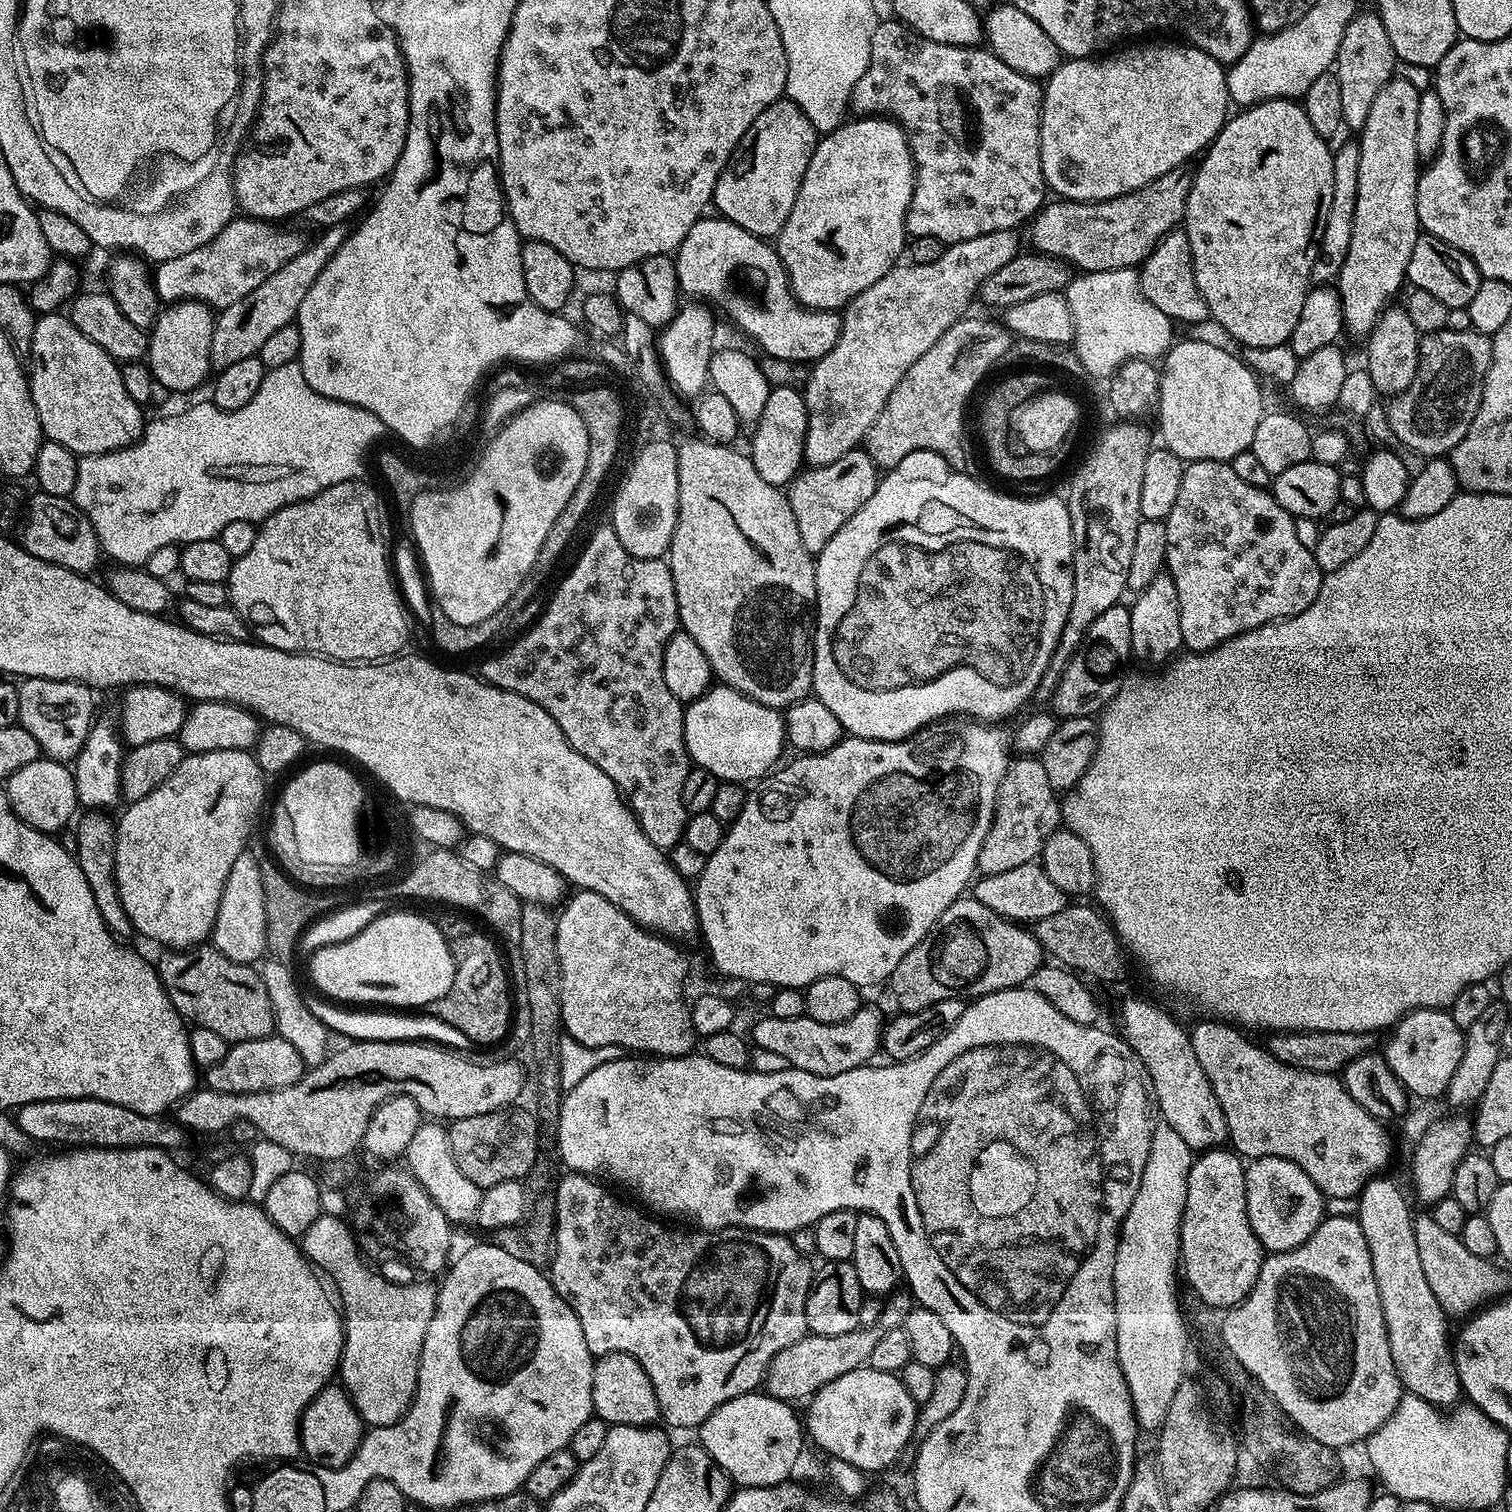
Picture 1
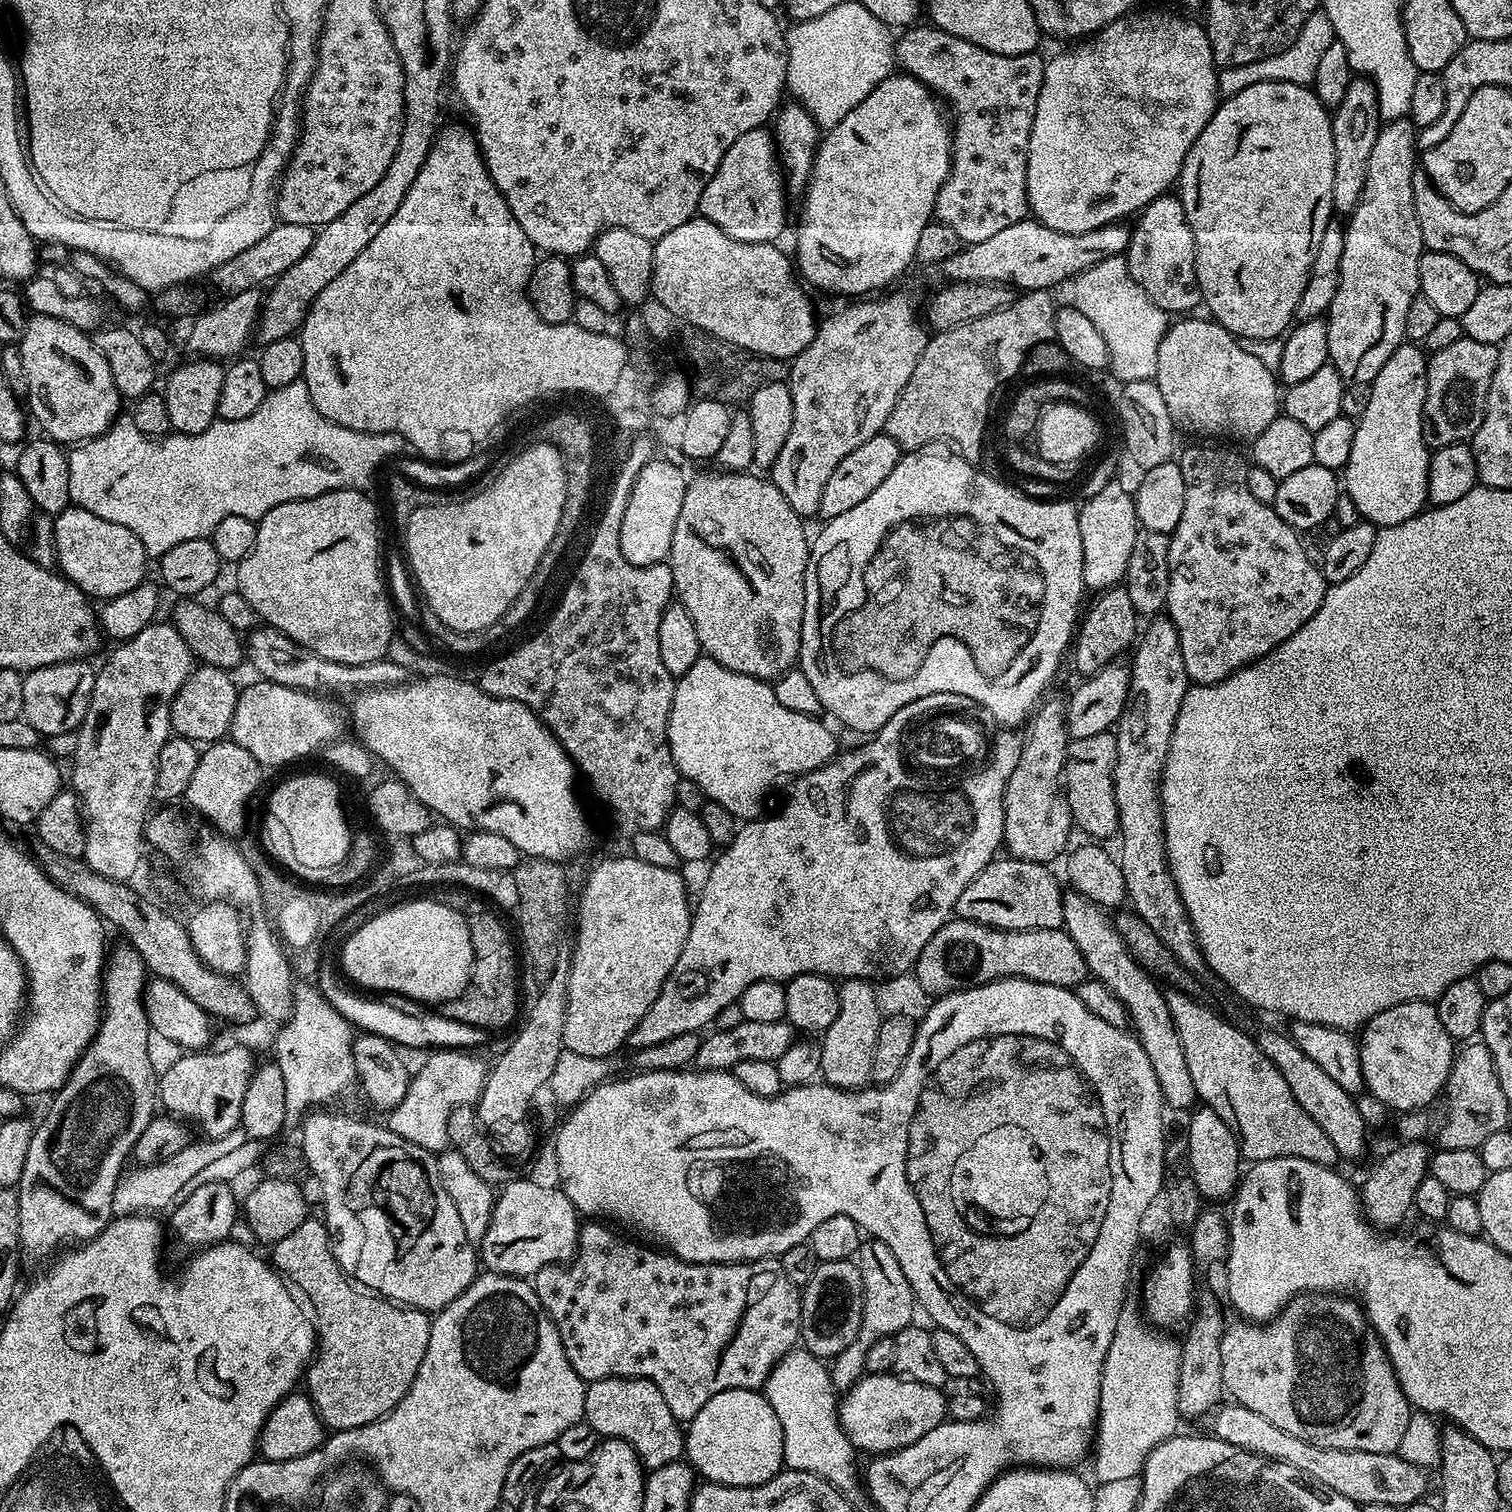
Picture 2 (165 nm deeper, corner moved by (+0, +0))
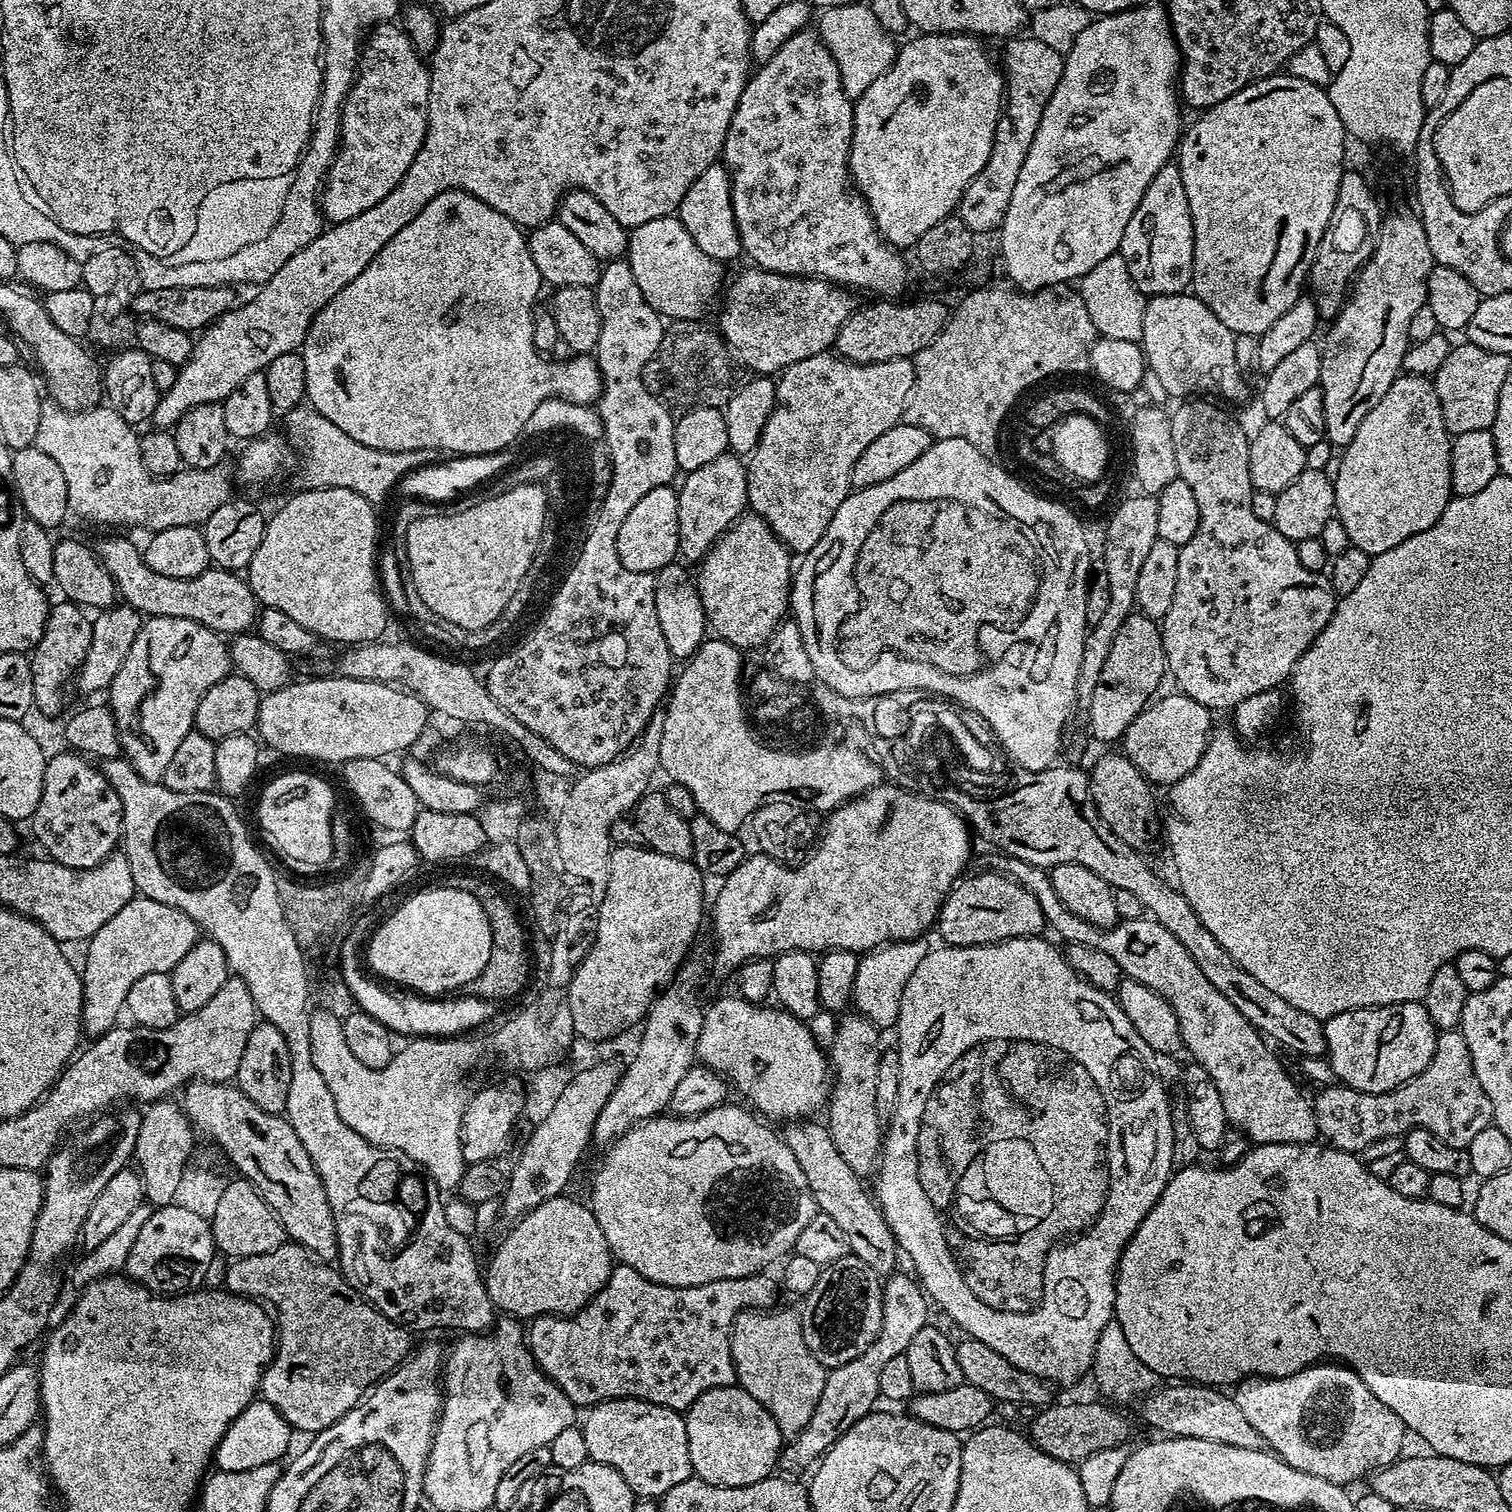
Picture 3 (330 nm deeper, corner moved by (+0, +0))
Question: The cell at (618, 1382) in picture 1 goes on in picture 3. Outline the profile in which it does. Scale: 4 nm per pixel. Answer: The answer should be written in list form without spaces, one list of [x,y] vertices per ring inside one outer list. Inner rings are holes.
[[[618,1398],[601,1404],[593,1404],[583,1413],[579,1425],[586,1437],[586,1450],[591,1463],[610,1466],[626,1478],[633,1494],[640,1498],[659,1498],[665,1496],[678,1482],[686,1482],[692,1475],[690,1462],[690,1442],[686,1438],[686,1422],[677,1409],[658,1406],[654,1402]]]

